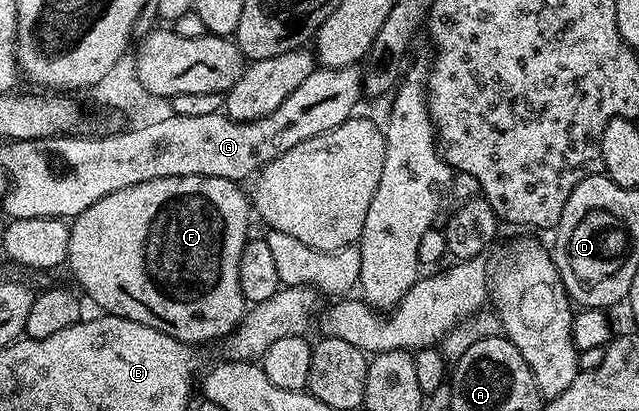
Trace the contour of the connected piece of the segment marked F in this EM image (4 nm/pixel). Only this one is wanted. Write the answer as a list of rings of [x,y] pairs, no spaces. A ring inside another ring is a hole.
[[[168,176],[155,178],[151,182],[139,182],[135,186],[127,186],[127,190],[115,190],[115,194],[107,194],[95,202],[95,206],[87,206],[83,214],[72,217],[69,224],[69,258],[67,268],[73,271],[77,279],[76,287],[82,293],[86,292],[102,313],[127,318],[131,322],[143,322],[143,326],[151,326],[163,334],[184,344],[198,346],[209,344],[212,340],[224,341],[235,329],[241,325],[241,319],[247,311],[245,291],[241,289],[241,256],[245,253],[245,245],[251,239],[249,233],[249,212],[251,216],[251,200],[248,195],[241,193],[240,183],[227,178],[214,176]]]

